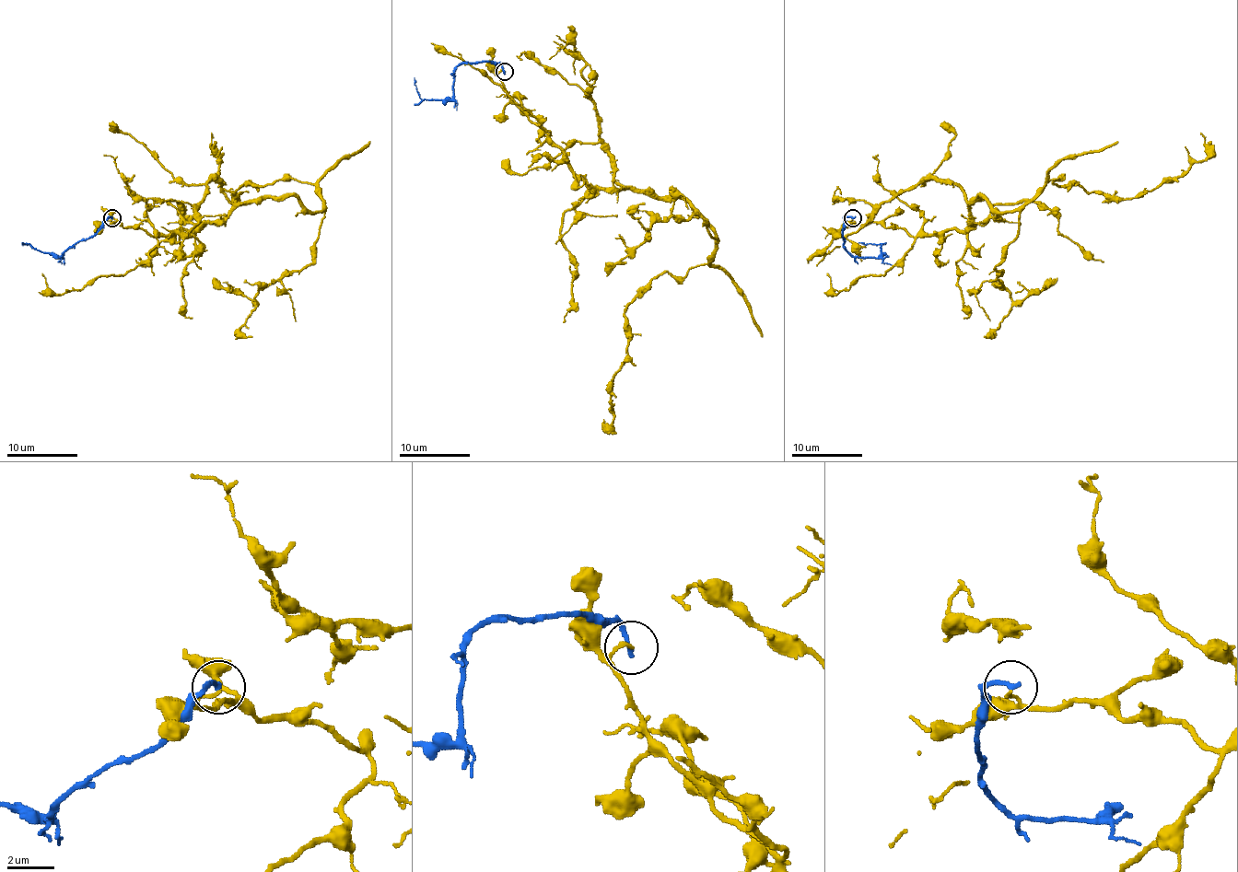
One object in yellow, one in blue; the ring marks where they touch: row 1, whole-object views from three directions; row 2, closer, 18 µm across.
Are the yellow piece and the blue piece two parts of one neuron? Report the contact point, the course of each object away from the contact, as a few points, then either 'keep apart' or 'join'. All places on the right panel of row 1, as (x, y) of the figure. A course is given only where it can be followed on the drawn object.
(852, 218) | yellow via (853, 219), (930, 237), (963, 230), (980, 196), (1021, 209), (1057, 179), (1142, 196), (1207, 156), (1200, 133) | blue via (853, 217), (846, 219), (842, 231), (844, 248), (851, 254), (878, 258), (881, 252), (881, 246), (858, 242) | keep apart

